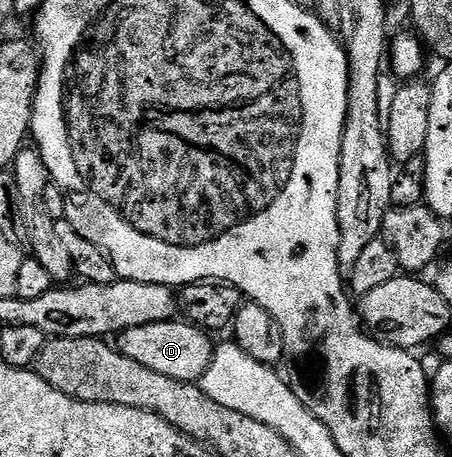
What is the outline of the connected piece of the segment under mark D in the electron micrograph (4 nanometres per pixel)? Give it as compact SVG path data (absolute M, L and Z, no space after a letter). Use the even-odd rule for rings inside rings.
M179 319L167 320L150 326L134 326L134 330L119 333L118 351L126 358L134 358L134 362L142 362L142 366L154 370L154 374L191 384L203 381L204 373L213 367L211 339L213 337L205 329L194 324Z

